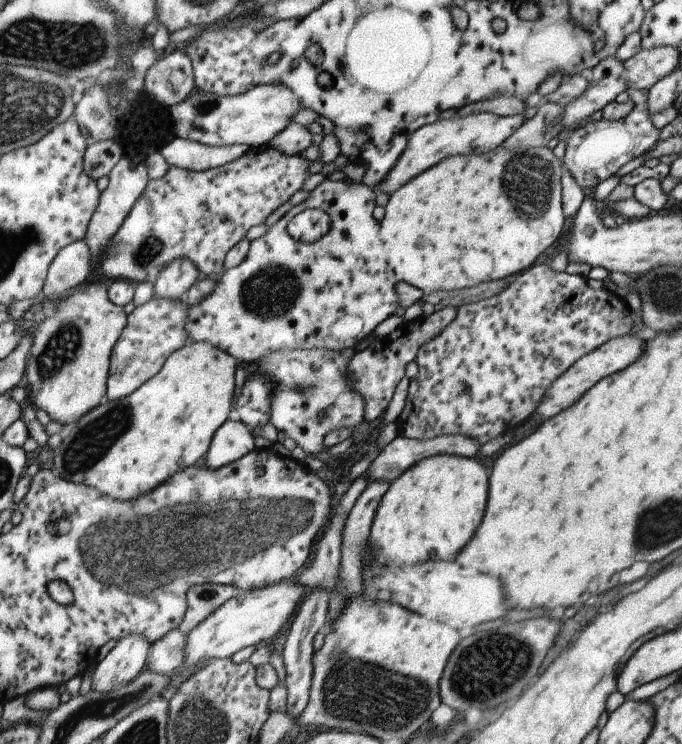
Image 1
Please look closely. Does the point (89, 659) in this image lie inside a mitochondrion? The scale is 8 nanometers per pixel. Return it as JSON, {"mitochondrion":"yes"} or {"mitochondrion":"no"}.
{"mitochondrion":"no"}

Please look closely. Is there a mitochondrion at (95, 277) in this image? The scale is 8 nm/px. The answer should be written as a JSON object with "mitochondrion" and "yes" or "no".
{"mitochondrion":"no"}

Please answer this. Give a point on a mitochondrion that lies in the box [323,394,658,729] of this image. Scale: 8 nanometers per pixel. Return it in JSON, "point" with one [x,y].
{"point":[494,663]}

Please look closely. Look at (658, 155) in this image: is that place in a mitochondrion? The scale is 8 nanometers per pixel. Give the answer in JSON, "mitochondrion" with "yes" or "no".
{"mitochondrion":"no"}

